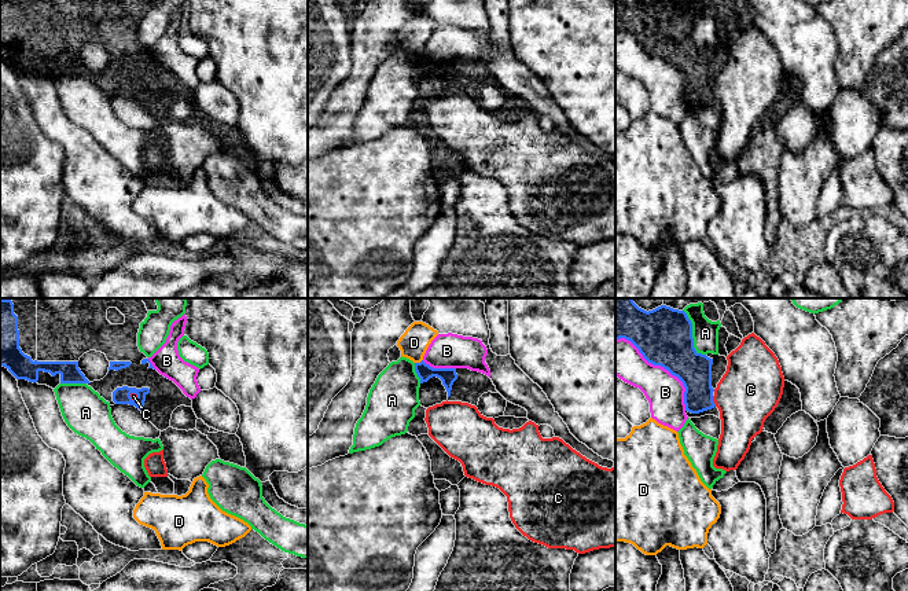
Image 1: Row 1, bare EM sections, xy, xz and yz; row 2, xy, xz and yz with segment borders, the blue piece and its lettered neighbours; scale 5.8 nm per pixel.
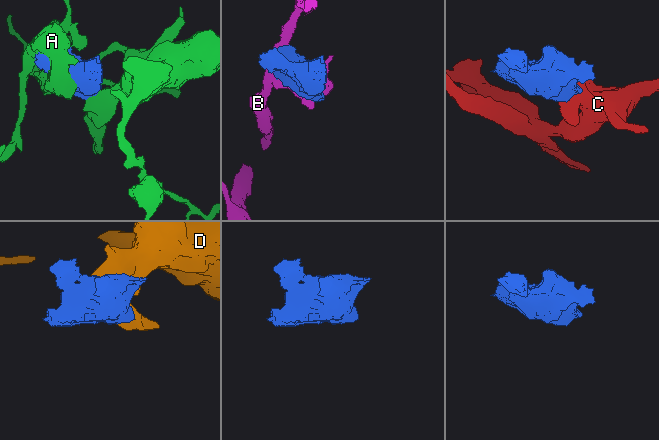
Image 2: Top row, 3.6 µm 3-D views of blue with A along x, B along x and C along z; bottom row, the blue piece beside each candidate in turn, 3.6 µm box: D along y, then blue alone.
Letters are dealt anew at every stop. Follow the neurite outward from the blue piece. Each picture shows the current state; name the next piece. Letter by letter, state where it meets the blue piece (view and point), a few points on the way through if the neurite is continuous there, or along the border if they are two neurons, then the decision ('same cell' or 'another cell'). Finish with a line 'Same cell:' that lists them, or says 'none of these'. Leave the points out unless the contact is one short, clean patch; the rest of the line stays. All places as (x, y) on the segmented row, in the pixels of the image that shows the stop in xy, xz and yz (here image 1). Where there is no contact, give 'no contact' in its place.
A: yz (691, 334) | another cell
B: yz (662, 366) | another cell
C: yz (713, 402) | along yz (712, 396), (716, 406) | another cell
D: xz (418, 363) | along xz (422, 359), (415, 363) | another cell
Same cell: none of these

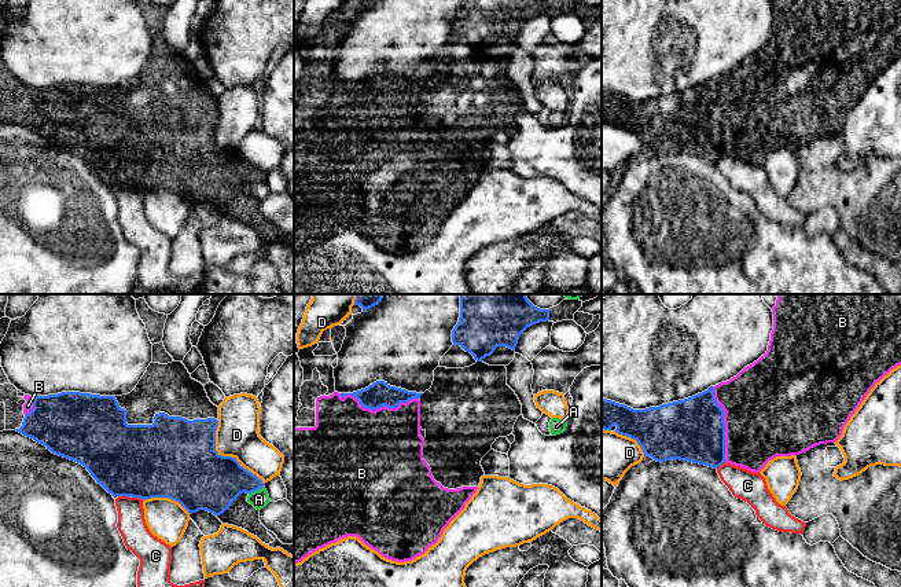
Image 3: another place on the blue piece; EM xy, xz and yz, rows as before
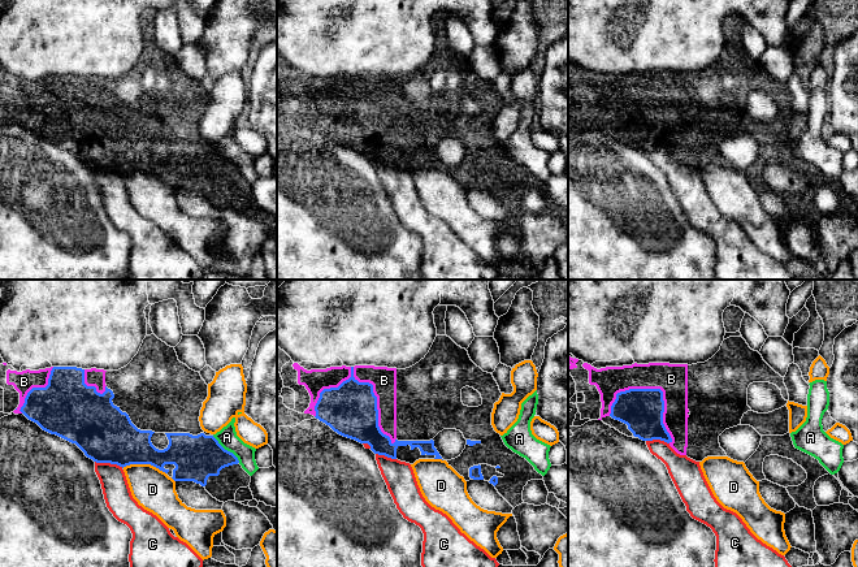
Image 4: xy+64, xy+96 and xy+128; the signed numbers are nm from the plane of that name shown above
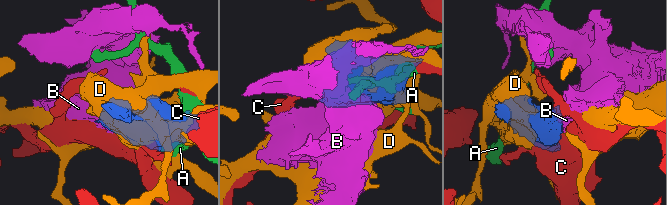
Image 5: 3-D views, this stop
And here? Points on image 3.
A: xy (256, 490) | another cell
B: xz (378, 407) | same cell
C: xy (124, 495) | another cell
D: xy (225, 457) | another cell
Same cell: B

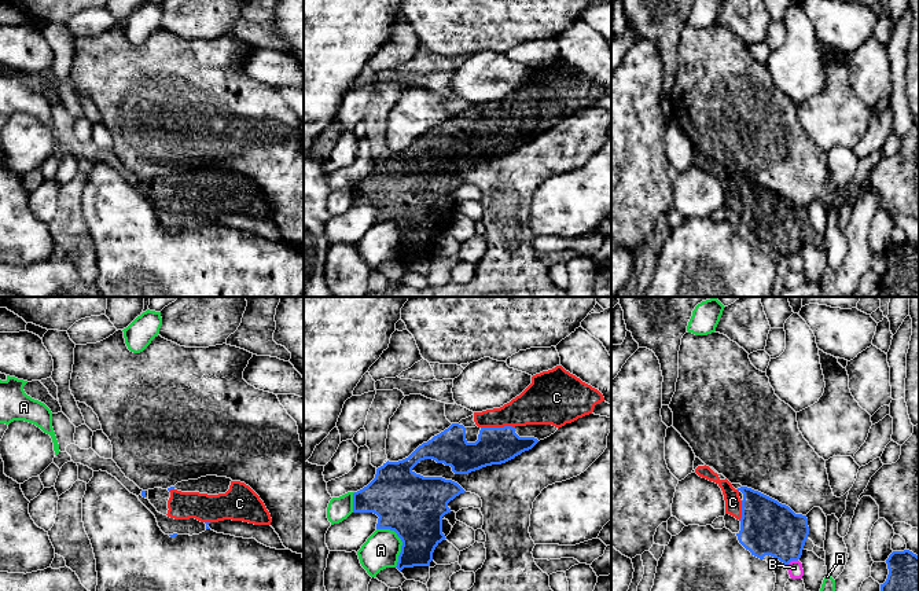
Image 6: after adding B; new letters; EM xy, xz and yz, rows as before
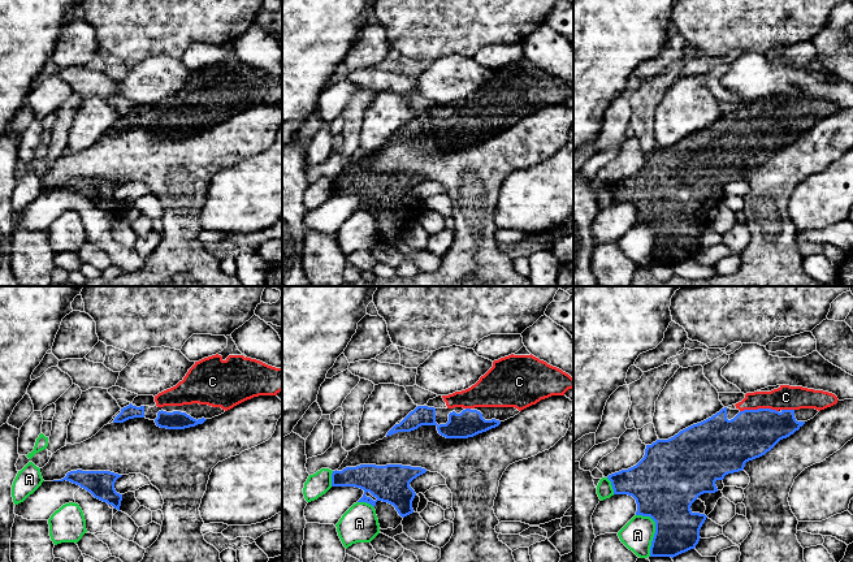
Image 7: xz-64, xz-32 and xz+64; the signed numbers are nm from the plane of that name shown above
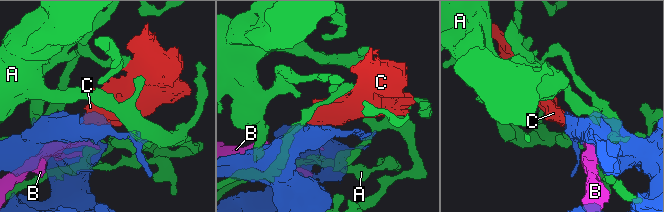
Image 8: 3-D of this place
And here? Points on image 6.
A: xz (401, 540) | another cell
B: yz (791, 560) | another cell
C: xz (497, 428) | same cell
Same cell: C

